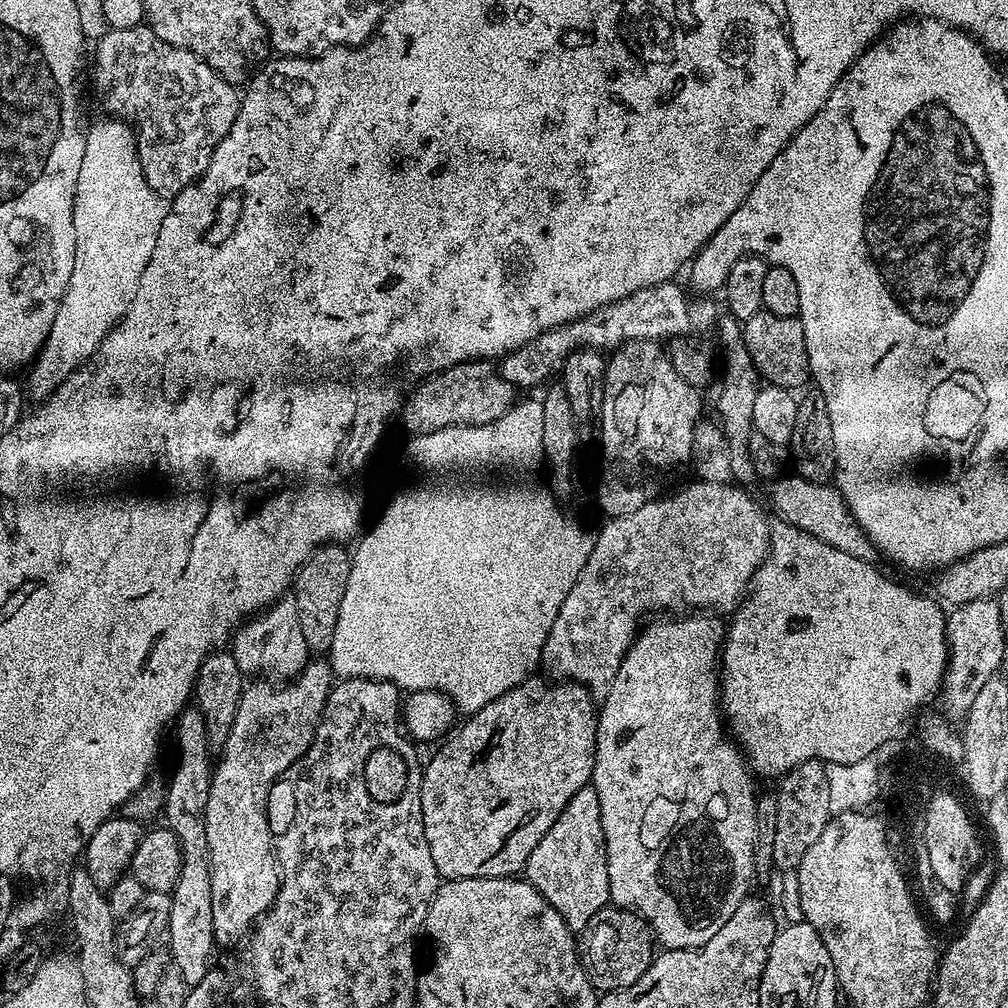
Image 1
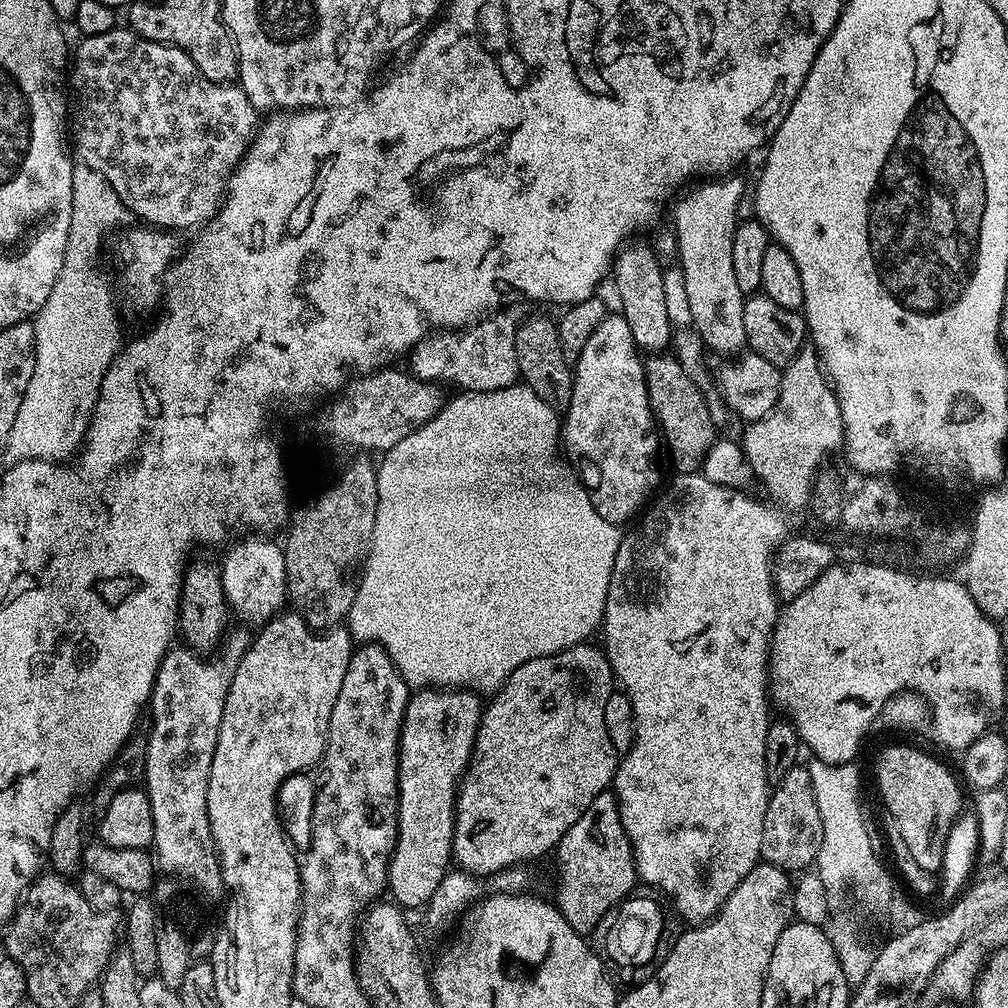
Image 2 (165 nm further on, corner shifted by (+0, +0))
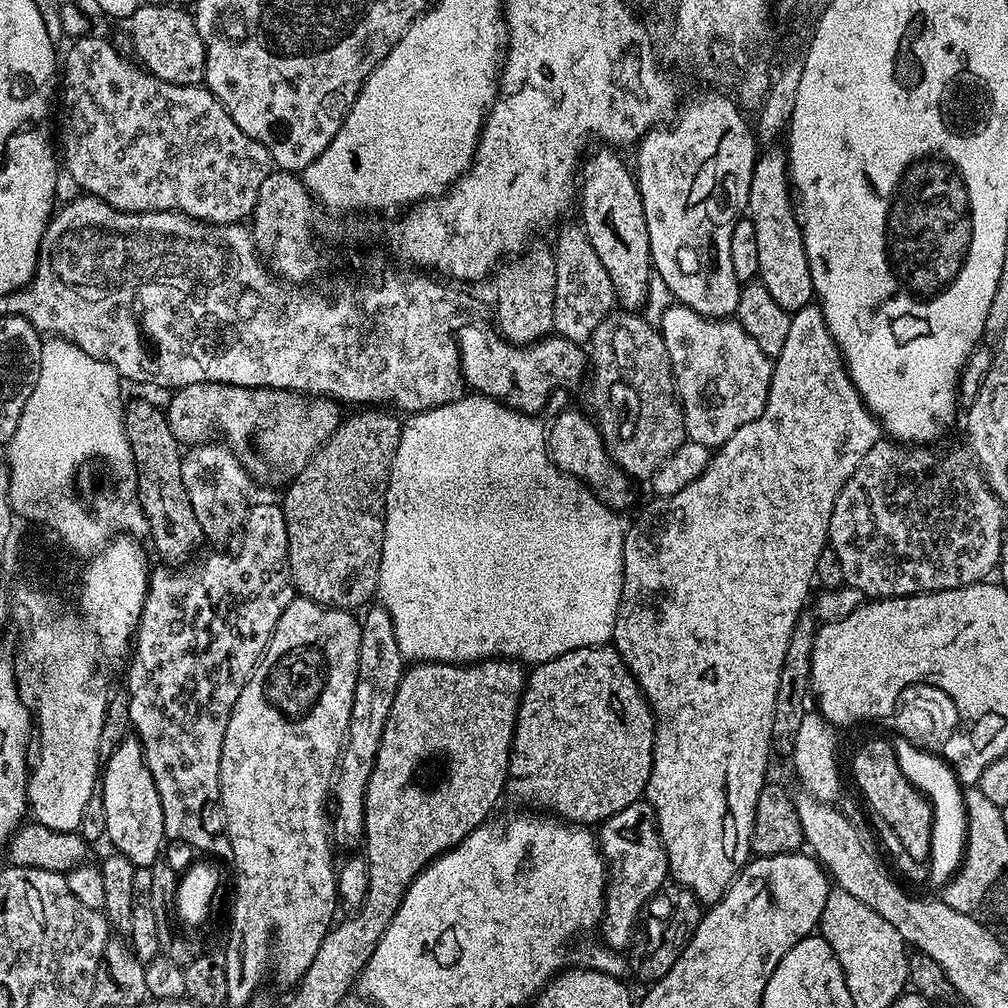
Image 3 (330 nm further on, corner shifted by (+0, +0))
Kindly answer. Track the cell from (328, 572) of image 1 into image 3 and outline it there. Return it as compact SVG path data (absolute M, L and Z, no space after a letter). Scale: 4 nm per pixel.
M368 406L354 412L349 420L348 417L341 419L332 437L308 459L308 465L292 477L287 485L288 493L282 499L290 570L297 593L329 608L345 610L356 610L359 604L367 605L367 600L376 596L384 541L386 490L402 427L399 415L380 406Z

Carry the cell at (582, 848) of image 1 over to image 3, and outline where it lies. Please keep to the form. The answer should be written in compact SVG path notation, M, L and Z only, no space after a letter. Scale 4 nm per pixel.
M641 798L630 802L628 806L615 812L613 816L608 816L599 825L598 843L600 853L604 855L609 874L604 890L604 916L600 920L598 932L607 947L613 950L624 950L620 948L626 947L631 942L632 931L636 928L636 919L639 918L644 903L663 886L664 879L667 881L670 876L668 855L656 825L656 812L652 809L652 803L646 798Z

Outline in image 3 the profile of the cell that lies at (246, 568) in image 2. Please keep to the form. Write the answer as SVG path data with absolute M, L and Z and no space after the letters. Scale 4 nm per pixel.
M201 442L183 453L182 483L190 496L190 506L194 506L198 526L202 526L205 541L217 540L220 543L217 545L224 546L232 535L235 537L245 527L250 507L247 492L250 477L231 448L220 442L212 443Z

